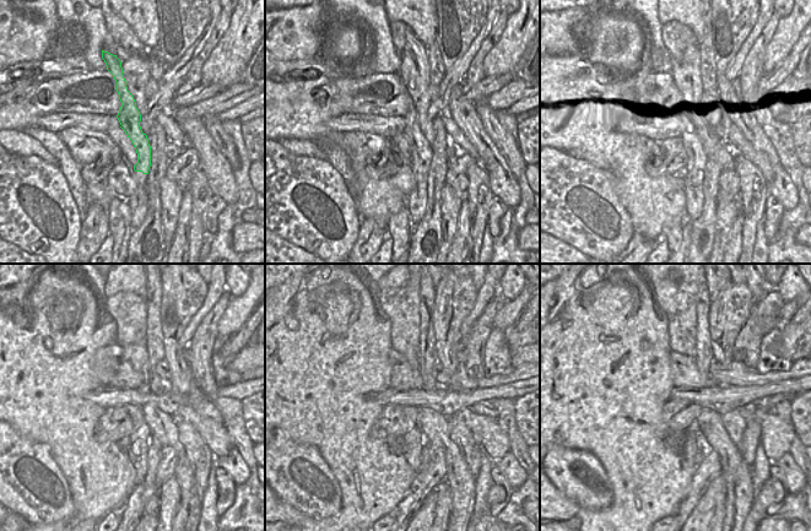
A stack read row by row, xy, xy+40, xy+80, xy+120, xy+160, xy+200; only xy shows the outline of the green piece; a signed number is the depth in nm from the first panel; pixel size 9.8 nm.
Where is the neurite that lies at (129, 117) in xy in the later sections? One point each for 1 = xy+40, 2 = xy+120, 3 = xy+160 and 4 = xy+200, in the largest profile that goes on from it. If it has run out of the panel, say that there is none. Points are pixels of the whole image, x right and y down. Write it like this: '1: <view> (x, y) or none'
1: xy+40 (421, 153)
2: xy+120 (162, 427)
3: xy+160 (434, 426)
4: xy+200 (736, 473)

